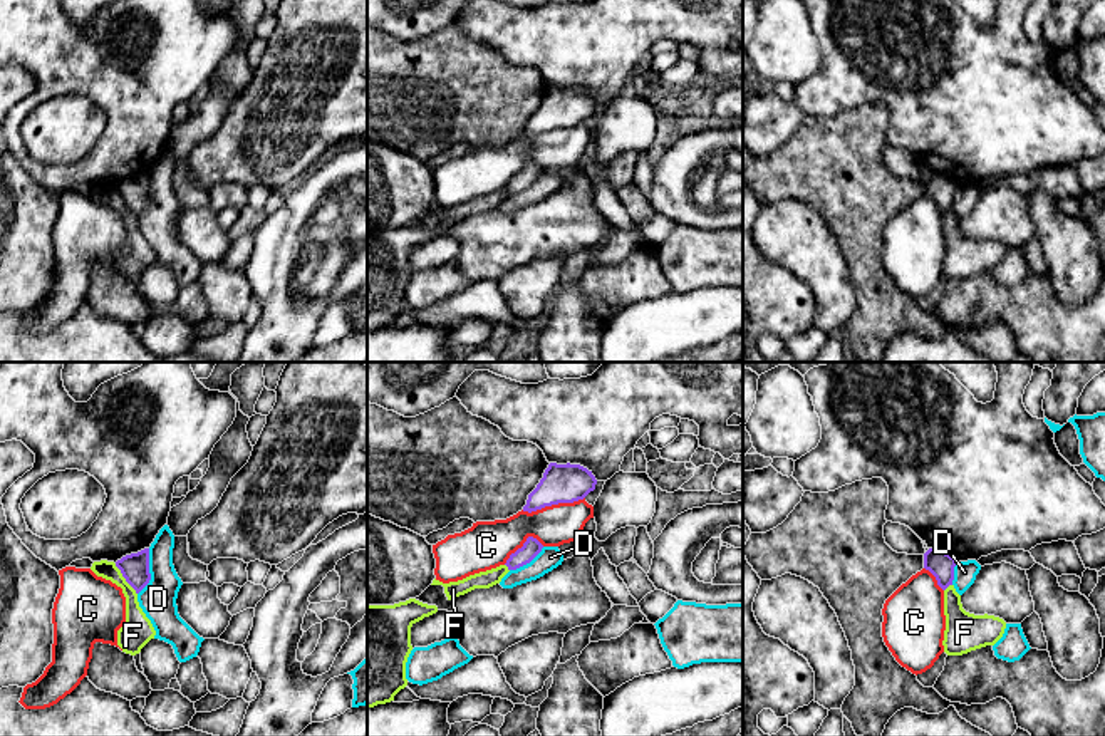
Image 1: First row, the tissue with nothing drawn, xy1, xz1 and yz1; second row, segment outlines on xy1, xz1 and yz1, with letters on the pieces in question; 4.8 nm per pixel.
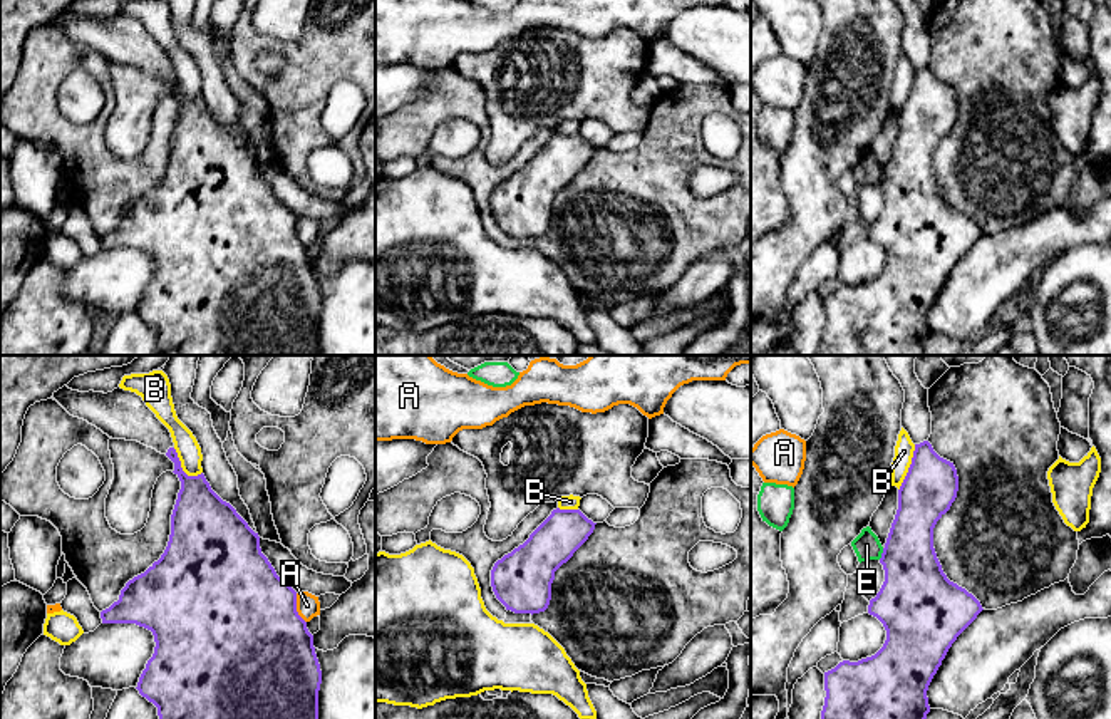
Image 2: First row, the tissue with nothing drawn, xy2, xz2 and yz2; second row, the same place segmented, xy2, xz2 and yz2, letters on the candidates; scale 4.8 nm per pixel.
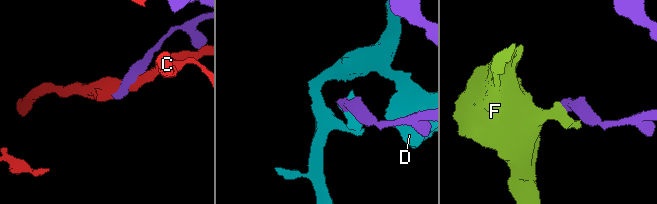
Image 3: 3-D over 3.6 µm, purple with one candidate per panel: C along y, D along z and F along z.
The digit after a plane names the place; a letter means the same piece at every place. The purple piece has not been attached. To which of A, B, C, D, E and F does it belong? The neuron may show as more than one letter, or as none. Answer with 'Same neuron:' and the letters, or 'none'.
Same neuron: none

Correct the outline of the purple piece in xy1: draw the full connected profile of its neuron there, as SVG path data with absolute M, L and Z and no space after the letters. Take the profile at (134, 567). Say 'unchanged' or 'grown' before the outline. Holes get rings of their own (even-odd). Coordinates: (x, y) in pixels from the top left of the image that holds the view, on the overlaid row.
unchanged; M149 548L131 553L116 562L126 582L139 593L151 580Z

